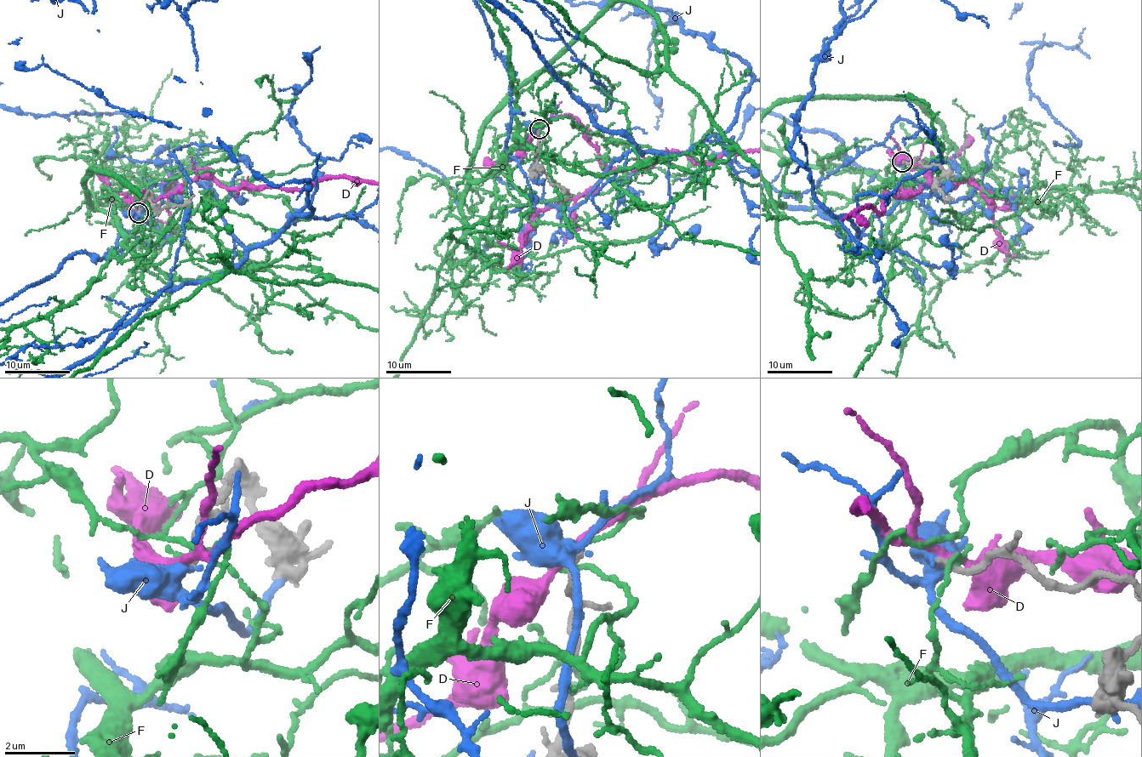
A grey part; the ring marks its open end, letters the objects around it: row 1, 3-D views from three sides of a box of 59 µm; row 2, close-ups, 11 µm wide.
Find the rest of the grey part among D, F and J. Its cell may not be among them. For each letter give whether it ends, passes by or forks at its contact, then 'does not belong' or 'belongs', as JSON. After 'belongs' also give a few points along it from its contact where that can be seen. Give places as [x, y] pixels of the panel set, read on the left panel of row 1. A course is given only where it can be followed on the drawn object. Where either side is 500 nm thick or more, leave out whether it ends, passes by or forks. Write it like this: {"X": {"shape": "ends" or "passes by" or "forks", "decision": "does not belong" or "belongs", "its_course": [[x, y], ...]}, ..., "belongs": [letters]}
{"D": {"shape": "passes by", "decision": "does not belong"}, "F": {"shape": "passes by", "decision": "does not belong"}, "J": {"shape": "forks", "decision": "does not belong"}, "belongs": []}

